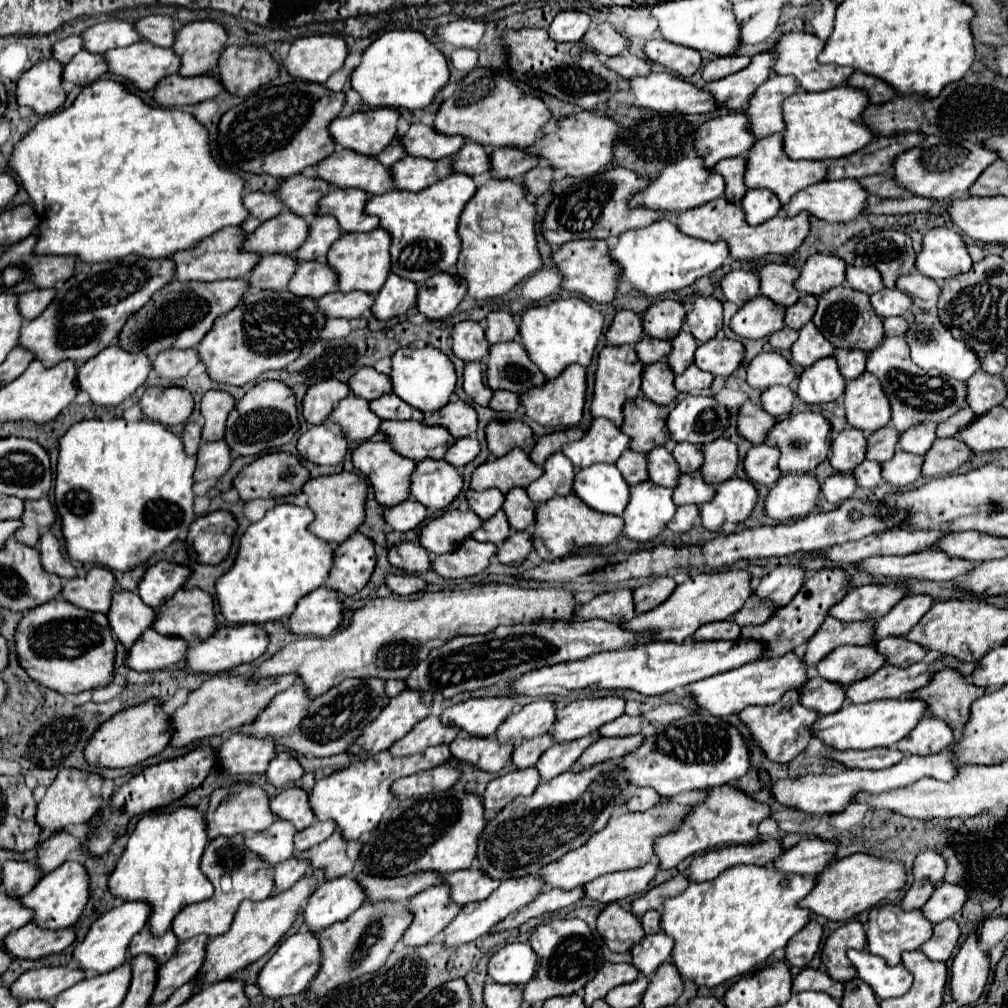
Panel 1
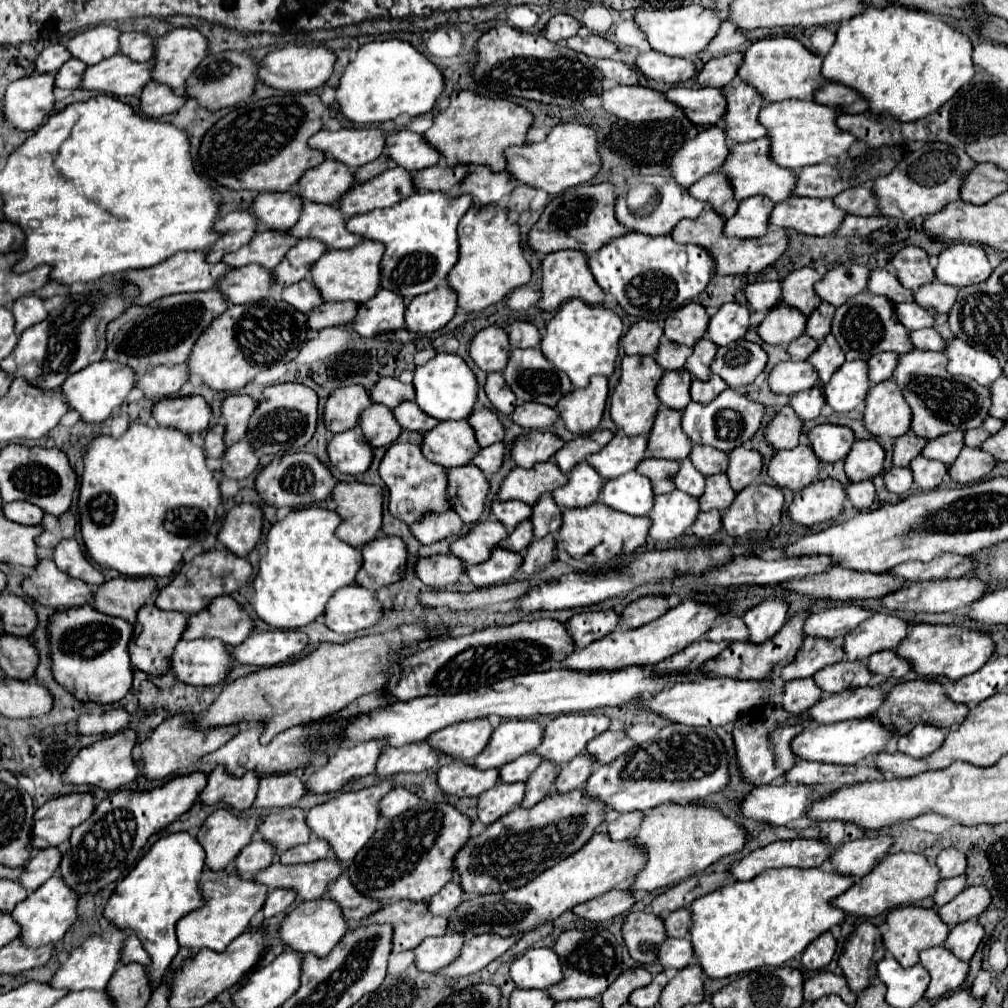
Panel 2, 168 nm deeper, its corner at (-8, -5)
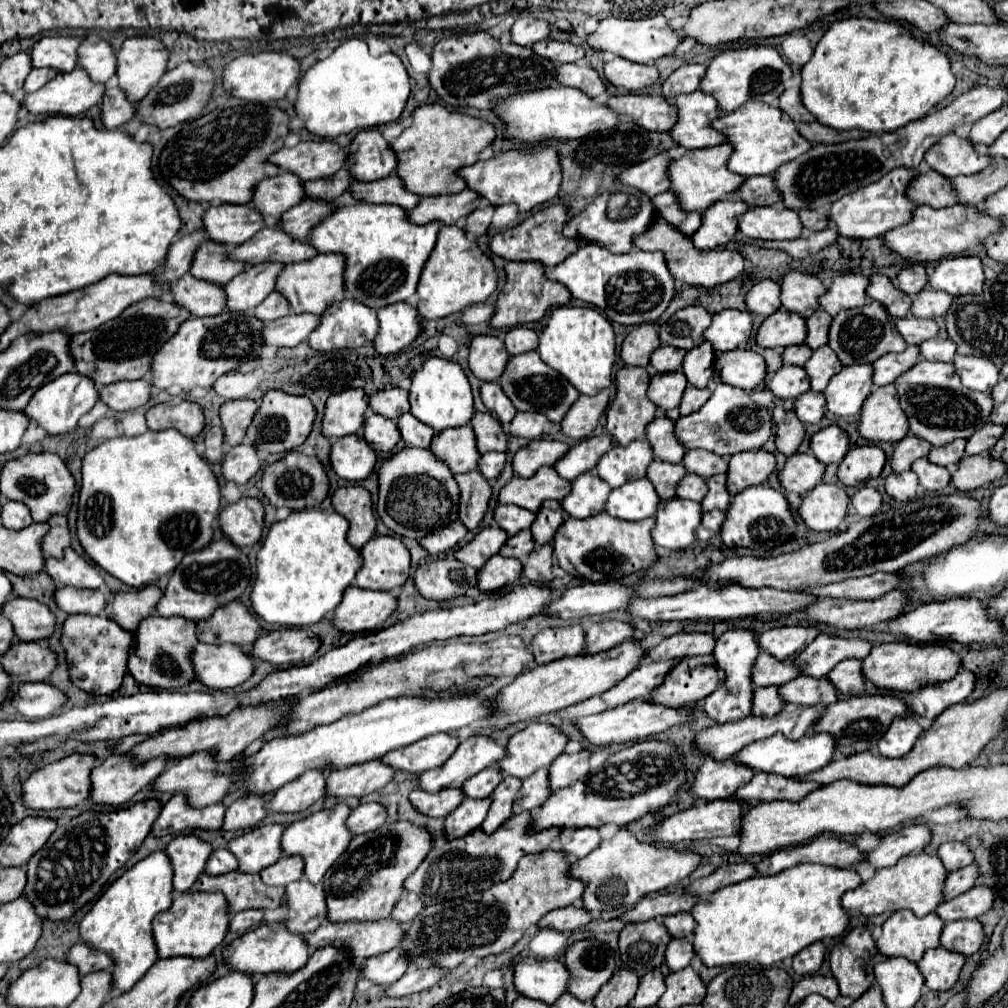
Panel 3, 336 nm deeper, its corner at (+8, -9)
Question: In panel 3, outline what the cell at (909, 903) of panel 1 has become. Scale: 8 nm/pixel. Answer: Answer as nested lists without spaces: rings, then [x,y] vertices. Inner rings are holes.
[[[970,863],[968,867],[962,867],[960,871],[952,871],[944,885],[944,899],[954,899],[954,897],[966,893],[968,889],[972,889],[978,875],[980,875],[980,871],[978,871],[976,863]]]

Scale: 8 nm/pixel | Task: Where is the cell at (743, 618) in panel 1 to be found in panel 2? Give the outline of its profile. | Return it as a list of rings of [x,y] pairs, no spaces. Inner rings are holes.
[[[726,615],[722,621],[718,621],[710,631],[708,639],[712,641],[746,641],[748,639],[748,627],[742,619],[742,615]]]

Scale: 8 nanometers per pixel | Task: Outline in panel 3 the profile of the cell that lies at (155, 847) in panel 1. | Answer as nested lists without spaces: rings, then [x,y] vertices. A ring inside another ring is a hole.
[[[162,851],[138,861],[122,877],[118,877],[92,909],[80,921],[80,939],[88,947],[106,953],[112,959],[112,989],[126,993],[138,983],[146,971],[158,961],[156,945],[152,943],[152,919],[168,911],[172,903],[172,867]]]

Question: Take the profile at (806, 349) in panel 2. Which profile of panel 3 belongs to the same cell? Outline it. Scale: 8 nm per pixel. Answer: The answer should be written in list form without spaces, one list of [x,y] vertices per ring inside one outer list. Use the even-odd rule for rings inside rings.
[[[790,345],[784,349],[782,359],[786,365],[804,365],[808,361],[808,357],[812,355],[812,349],[808,345]]]

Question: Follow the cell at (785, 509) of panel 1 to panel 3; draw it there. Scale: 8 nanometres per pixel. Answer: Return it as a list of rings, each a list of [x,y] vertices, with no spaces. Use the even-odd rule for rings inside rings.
[[[820,483],[808,493],[798,509],[800,519],[814,531],[836,531],[848,515],[850,497],[840,485]]]

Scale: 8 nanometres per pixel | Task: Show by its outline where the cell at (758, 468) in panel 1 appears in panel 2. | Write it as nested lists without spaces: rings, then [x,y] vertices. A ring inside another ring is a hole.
[[[806,443],[790,451],[776,451],[768,463],[768,477],[778,487],[788,487],[790,491],[800,491],[814,479],[818,479],[820,461],[812,455],[812,449]]]

